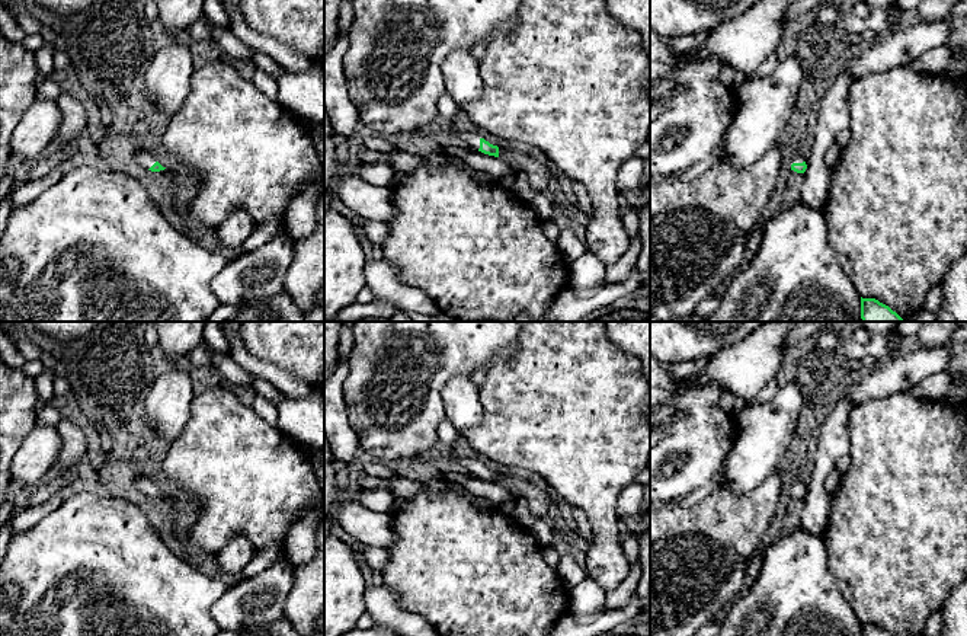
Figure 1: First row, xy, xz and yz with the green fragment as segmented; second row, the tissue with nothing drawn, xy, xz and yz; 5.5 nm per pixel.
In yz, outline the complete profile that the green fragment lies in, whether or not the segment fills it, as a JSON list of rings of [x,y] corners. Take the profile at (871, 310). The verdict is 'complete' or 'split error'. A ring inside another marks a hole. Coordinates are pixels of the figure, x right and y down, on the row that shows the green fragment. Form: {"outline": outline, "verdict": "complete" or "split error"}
{"outline": [[[861,297],[861,319],[862,322],[904,322],[888,306],[875,298]]], "verdict": "complete"}

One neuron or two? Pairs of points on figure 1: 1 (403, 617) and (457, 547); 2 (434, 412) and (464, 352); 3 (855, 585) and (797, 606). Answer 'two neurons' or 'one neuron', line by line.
1: two neurons
2: one neuron
3: two neurons

